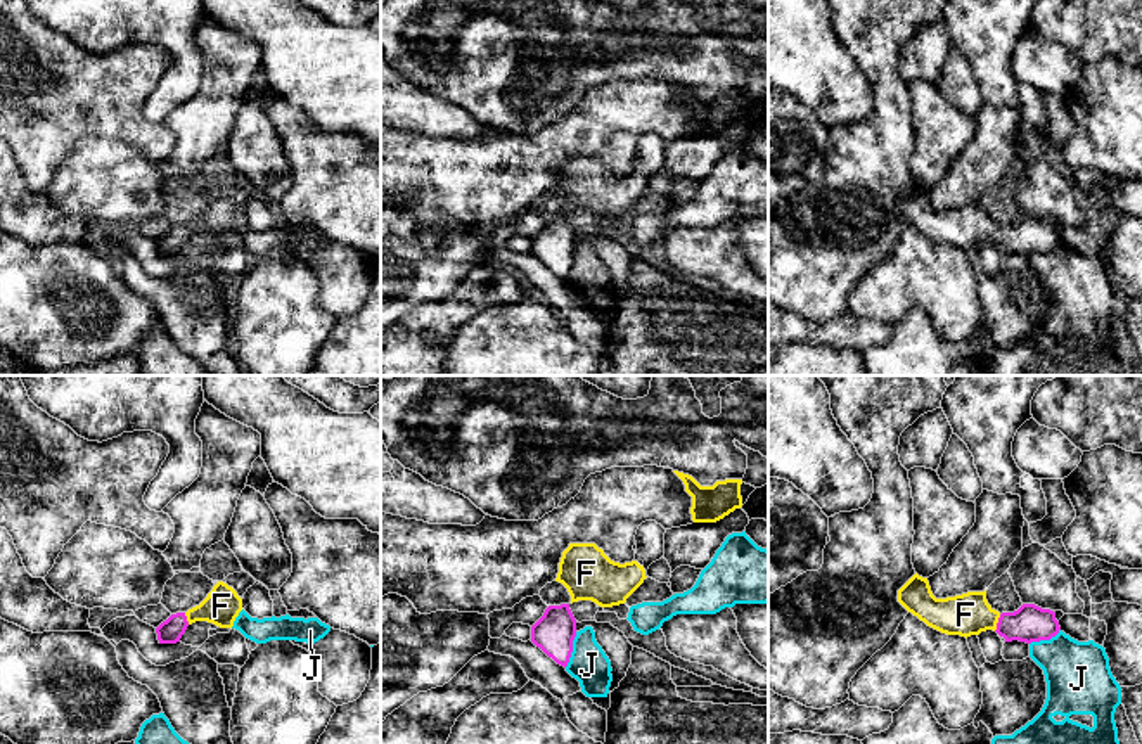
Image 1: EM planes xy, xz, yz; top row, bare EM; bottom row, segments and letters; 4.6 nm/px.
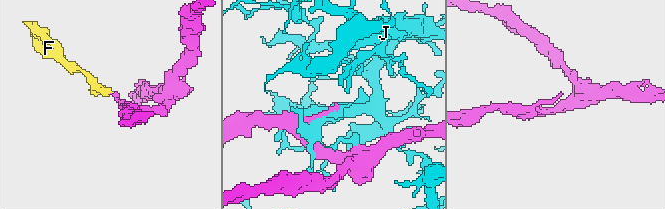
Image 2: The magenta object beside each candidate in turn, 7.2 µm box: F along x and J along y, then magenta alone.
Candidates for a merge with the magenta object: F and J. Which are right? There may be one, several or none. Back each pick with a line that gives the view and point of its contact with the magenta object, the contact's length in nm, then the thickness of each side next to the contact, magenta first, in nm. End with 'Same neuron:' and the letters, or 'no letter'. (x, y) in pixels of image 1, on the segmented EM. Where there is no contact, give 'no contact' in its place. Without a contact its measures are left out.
F: contact yz (997, 623); length 90 nm; calibres 180 and 200 nm
Same neuron: F

